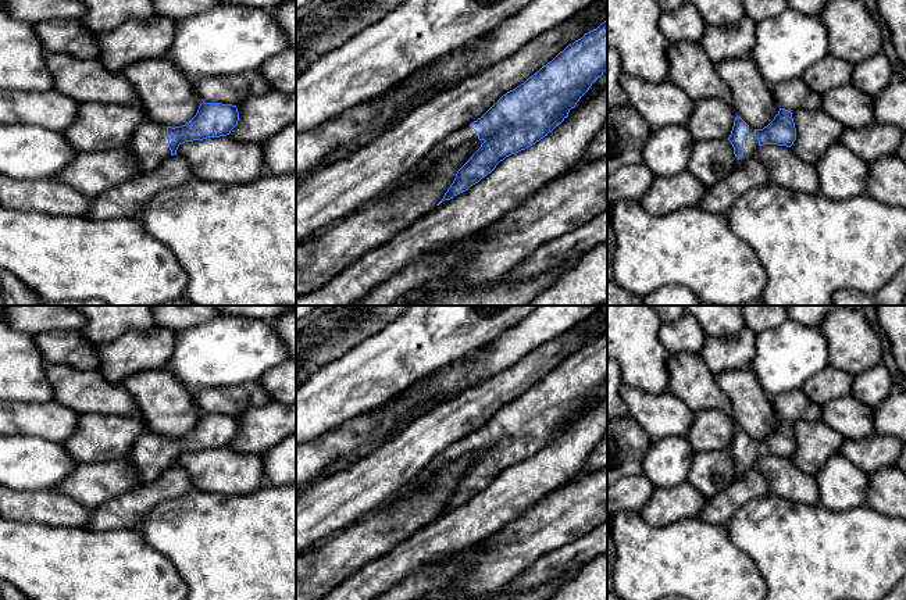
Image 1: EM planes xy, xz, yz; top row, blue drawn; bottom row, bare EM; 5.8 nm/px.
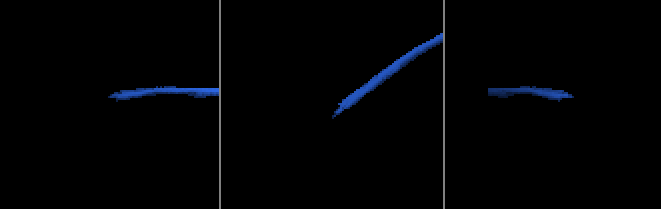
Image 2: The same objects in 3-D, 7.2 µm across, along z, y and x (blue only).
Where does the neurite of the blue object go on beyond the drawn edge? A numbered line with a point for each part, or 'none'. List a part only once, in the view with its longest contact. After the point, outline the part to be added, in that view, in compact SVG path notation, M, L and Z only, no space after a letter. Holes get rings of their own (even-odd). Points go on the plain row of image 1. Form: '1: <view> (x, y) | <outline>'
1: yz (751, 454) | M749 438L749 447L743 451L743 465L735 468L736 478L742 476L748 469L756 467L759 451L755 447L755 440Z

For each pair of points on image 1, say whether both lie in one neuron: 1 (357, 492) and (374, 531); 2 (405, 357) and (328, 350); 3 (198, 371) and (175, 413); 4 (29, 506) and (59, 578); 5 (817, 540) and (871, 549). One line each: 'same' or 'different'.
1: different
2: different
3: different
4: different
5: same

